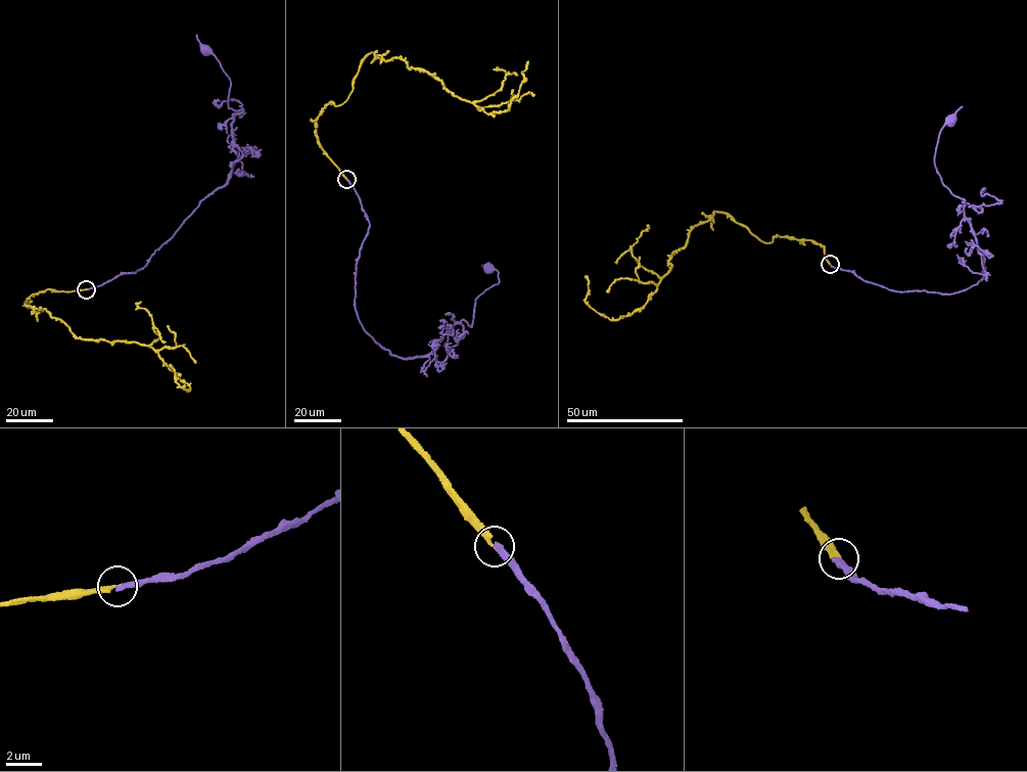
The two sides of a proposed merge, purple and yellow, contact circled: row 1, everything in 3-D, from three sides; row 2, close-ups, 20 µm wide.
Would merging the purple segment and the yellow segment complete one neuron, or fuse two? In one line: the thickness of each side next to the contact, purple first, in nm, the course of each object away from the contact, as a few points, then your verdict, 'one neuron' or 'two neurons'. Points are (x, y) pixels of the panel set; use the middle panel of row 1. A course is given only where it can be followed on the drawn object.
calibres 320 and 240 nm; course purple (346, 179), (369, 224), (356, 313), (395, 356), (471, 326), (500, 282), (488, 268); course yellow (346, 179), (322, 148), (316, 121), (346, 100), (371, 52), (404, 58), (489, 114), (507, 110), (527, 61); one neuron

